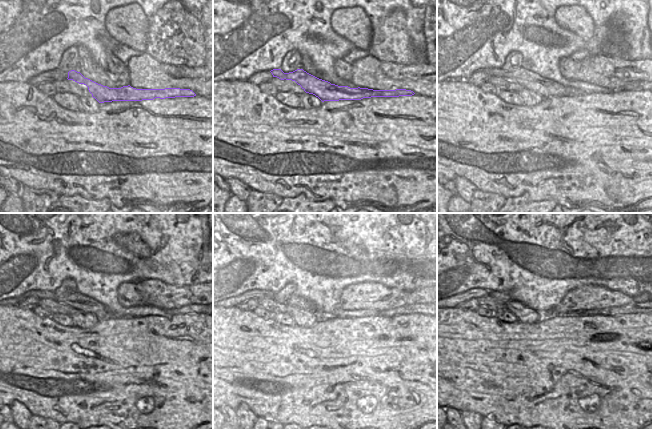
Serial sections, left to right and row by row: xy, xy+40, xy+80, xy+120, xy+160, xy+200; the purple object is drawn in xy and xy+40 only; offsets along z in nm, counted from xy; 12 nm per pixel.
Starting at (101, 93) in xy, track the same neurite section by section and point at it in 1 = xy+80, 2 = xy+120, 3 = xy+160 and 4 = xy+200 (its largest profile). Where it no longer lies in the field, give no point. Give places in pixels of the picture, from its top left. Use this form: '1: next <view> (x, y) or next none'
1: next xy+80 (546, 88)
2: next xy+120 (78, 301)
3: next xy+160 (255, 294)
4: next xy+200 (473, 293)

